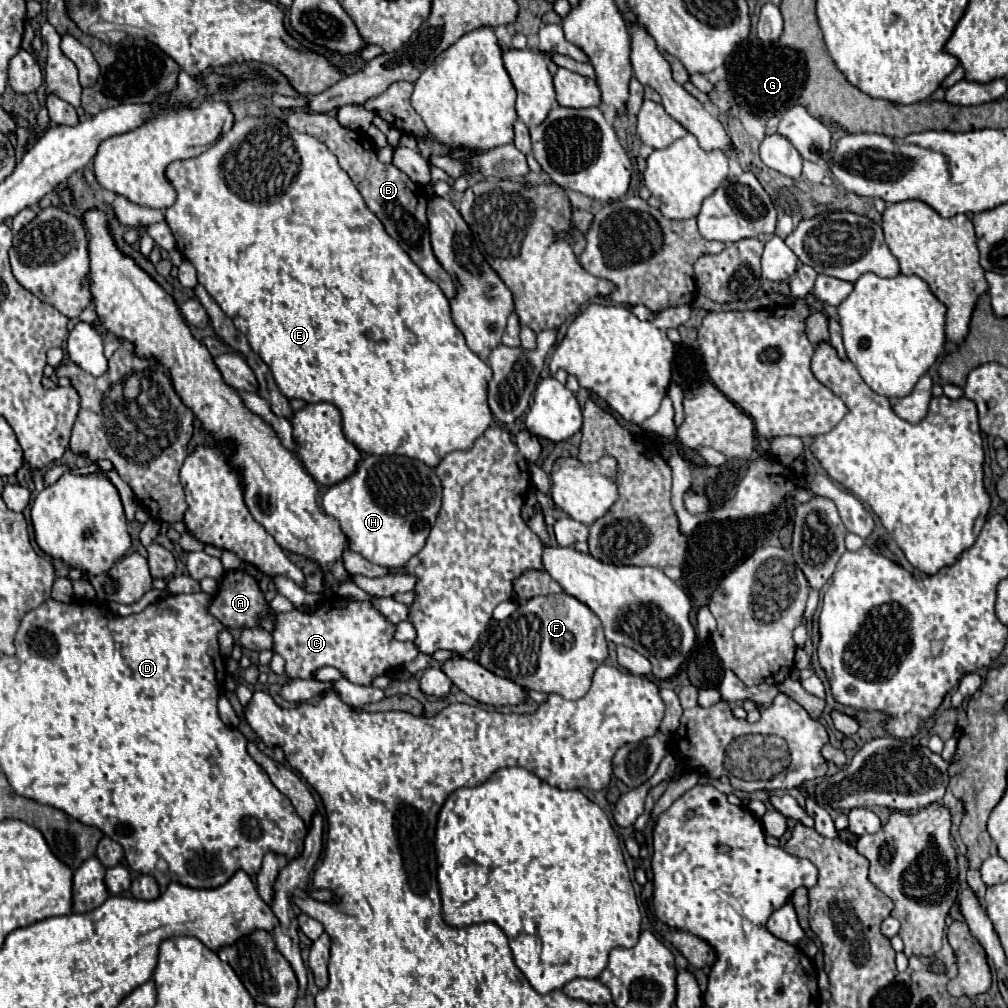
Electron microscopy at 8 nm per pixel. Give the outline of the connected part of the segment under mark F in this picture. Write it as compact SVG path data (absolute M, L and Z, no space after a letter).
M561 592L519 604L507 620L497 624L495 634L479 654L479 664L519 686L577 700L587 694L593 672L605 658L607 640L599 618L583 602Z

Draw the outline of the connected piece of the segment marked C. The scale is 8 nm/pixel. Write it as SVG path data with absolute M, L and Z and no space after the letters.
M331 596L325 598L317 610L313 612L299 612L291 610L285 614L275 616L273 620L273 648L285 658L285 672L289 680L297 678L311 678L311 674L317 668L323 666L333 666L343 672L343 676L353 682L353 684L365 684L369 686L371 678L385 674L389 668L403 666L411 662L419 652L413 642L399 642L395 640L395 624L387 622L369 602L359 602L359 600L345 600L341 596Z

